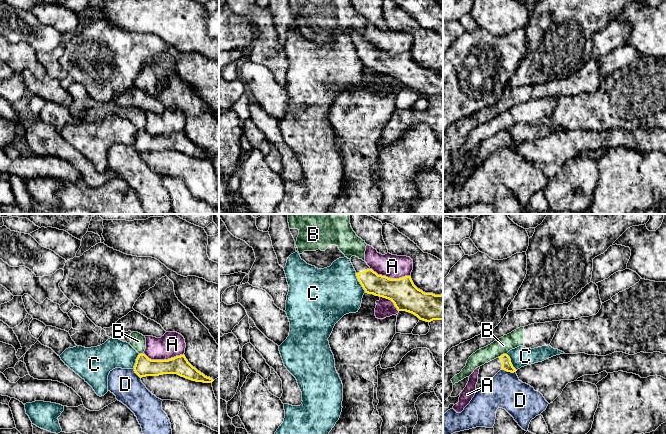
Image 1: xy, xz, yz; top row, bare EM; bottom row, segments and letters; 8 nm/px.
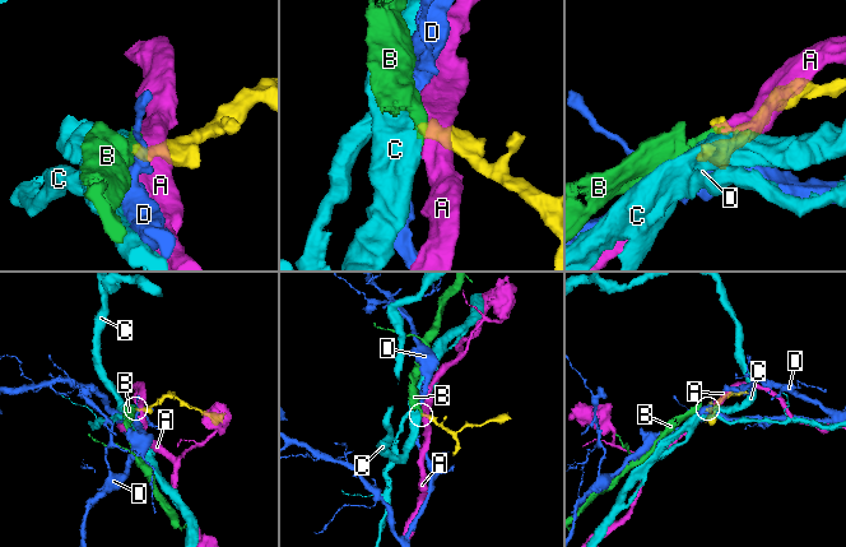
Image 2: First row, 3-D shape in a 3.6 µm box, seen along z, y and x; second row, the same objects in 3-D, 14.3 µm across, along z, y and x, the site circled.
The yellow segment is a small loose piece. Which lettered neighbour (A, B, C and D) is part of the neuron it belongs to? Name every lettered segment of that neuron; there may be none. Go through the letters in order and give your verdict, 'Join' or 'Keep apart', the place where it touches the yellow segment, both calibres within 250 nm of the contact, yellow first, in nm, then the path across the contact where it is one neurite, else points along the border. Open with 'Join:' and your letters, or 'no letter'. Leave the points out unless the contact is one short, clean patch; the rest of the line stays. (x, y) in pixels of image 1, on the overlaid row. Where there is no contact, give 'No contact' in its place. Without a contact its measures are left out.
Join: no letter
A: Keep apart. Touches yellow at xy (164, 360). Thickness 150 nm (yellow) against 200 nm
B: Keep apart. Touches yellow at yz (503, 354). Thickness 80 nm (yellow) against 140 nm. Boundary: yz (506, 353), (499, 357)
C: Keep apart. Touches yellow at xz (359, 281). Thickness 170 nm (yellow) against 380 nm. Boundary: xz (355, 273), (365, 291)
D: Keep apart. Touches yellow at yz (509, 371). Thickness 80 nm (yellow) against 280 nm. Boundary: yz (502, 369), (508, 372), (515, 372)

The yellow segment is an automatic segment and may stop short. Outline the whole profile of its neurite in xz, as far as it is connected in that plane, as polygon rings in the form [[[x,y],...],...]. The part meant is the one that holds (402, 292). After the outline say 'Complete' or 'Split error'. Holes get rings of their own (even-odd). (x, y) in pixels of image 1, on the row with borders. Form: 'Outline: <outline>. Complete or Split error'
Outline: [[[352,256],[350,261],[366,293],[389,299],[398,311],[412,313],[420,320],[443,320],[443,294],[423,292],[414,285],[411,276],[390,279],[378,275],[356,256]]]. Split error

